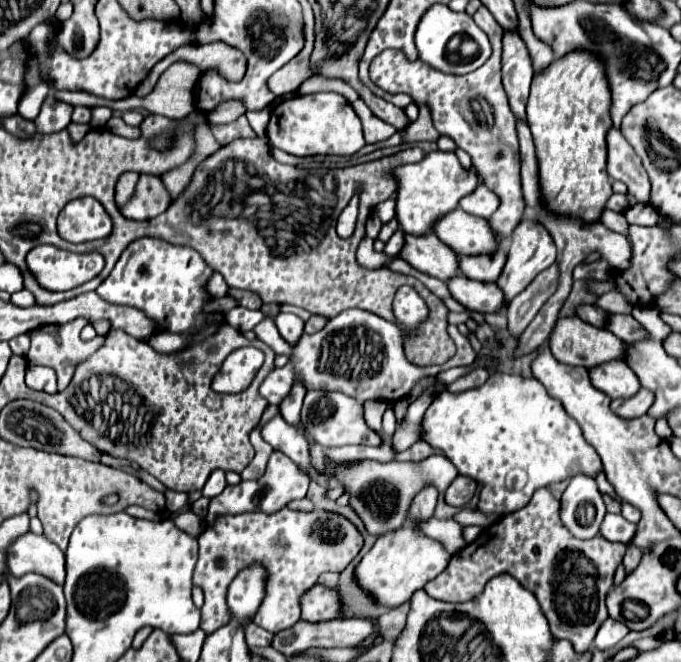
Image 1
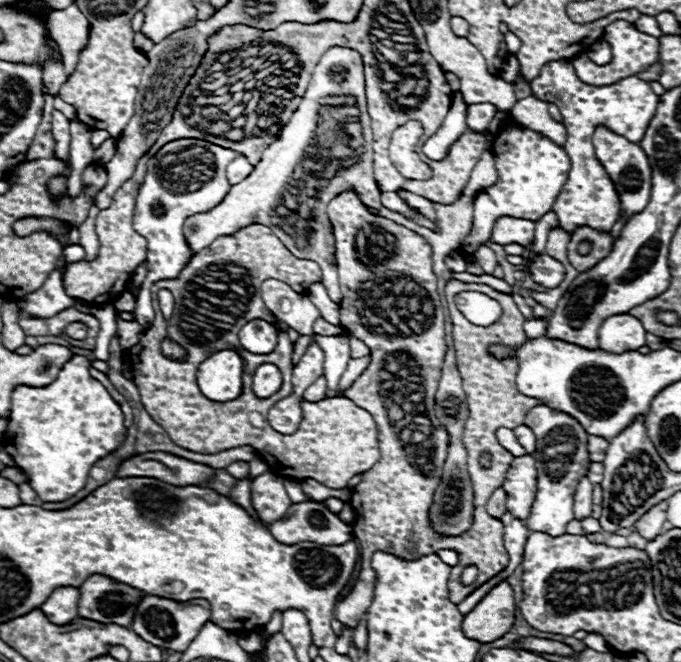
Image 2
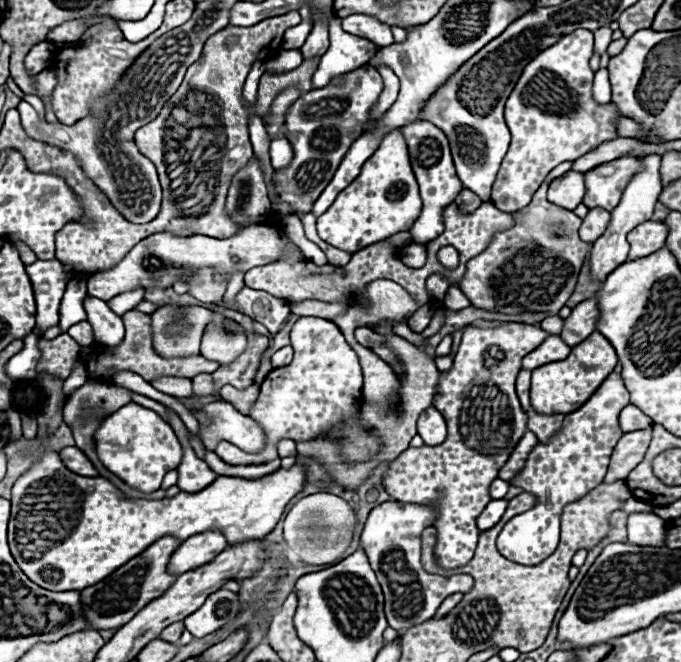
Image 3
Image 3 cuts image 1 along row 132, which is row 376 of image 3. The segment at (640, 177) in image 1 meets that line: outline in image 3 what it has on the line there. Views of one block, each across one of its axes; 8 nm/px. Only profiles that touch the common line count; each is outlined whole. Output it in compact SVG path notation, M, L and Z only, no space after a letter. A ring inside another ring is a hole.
M612 372L590 396L590 400L582 404L582 408L564 418L562 430L548 444L536 444L536 448L526 460L524 470L514 480L510 480L510 484L532 492L538 502L528 512L514 516L502 528L496 540L502 556L518 564L540 564L556 550L560 540L562 508L582 498L586 492L590 492L604 480L610 454L618 438L622 436L618 416L626 404L630 404L630 396L622 382L622 376Z

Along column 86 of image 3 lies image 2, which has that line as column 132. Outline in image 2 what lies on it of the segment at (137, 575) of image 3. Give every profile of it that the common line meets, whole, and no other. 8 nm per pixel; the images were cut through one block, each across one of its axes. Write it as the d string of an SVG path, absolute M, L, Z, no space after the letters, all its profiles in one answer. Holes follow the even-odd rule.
M94 574L94 576L90 576L90 580L86 580L80 586L80 600L78 600L80 614L78 616L88 618L88 620L96 620L96 622L114 622L118 626L130 628L132 620L134 620L134 612L144 596L146 596L146 592L142 592L138 588L132 588L128 584L122 584L122 582L114 582L108 576Z

